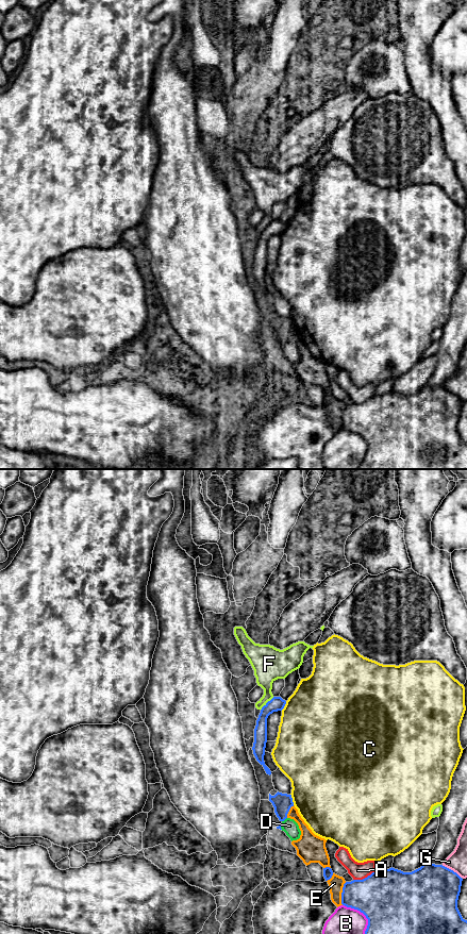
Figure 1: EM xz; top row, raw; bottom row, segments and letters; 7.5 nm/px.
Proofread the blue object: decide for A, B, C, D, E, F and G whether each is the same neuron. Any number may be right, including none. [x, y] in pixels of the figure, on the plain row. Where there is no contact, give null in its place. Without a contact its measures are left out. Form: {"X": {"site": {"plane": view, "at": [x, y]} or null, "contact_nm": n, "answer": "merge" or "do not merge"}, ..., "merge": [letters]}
{"A": {"site": {"plane": "xz", "at": [365, 401]}, "contact_nm": 180, "answer": "do not merge"}, "B": {"site": {"plane": "xz", "at": [367, 442]}, "contact_nm": 340, "answer": "do not merge"}, "C": {"site": {"plane": "xz", "at": [292, 322]}, "contact_nm": 90, "answer": "do not merge"}, "D": {"site": {"plane": "xz", "at": [284, 343]}, "contact_nm": 50, "answer": "do not merge"}, "E": {"site": {"plane": "xz", "at": [342, 417]}, "contact_nm": 180, "answer": "do not merge"}, "F": {"site": {"plane": "xz", "at": [266, 227]}, "contact_nm": 140, "answer": "do not merge"}, "G": {"site": {"plane": "xz", "at": [450, 393]}, "contact_nm": 180, "answer": "do not merge"}, "merge": []}

